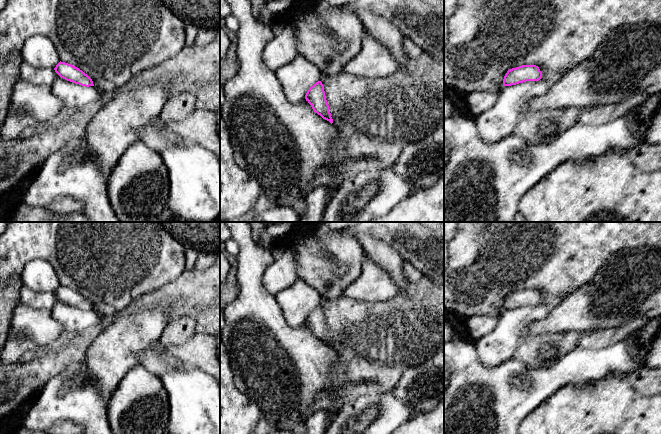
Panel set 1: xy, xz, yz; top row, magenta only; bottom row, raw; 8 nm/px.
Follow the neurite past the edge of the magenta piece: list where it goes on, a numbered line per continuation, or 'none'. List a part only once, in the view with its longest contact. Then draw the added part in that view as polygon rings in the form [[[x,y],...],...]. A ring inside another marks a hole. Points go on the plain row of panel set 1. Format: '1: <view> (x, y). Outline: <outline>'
none

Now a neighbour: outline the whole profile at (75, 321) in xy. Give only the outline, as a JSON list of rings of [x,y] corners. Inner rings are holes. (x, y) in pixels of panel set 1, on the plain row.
[[[56,296],[55,298],[51,313],[52,317],[64,327],[64,334],[79,335],[96,327],[100,316],[94,310],[81,310],[61,302]]]

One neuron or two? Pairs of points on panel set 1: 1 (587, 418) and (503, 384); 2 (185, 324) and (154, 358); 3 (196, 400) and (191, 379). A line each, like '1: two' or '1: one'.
1: two
2: two
3: one

